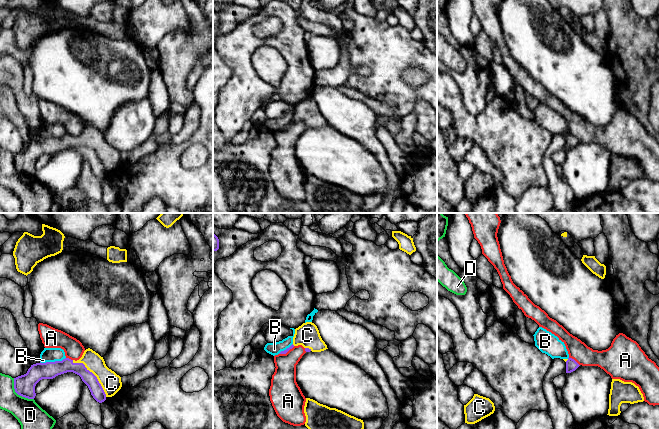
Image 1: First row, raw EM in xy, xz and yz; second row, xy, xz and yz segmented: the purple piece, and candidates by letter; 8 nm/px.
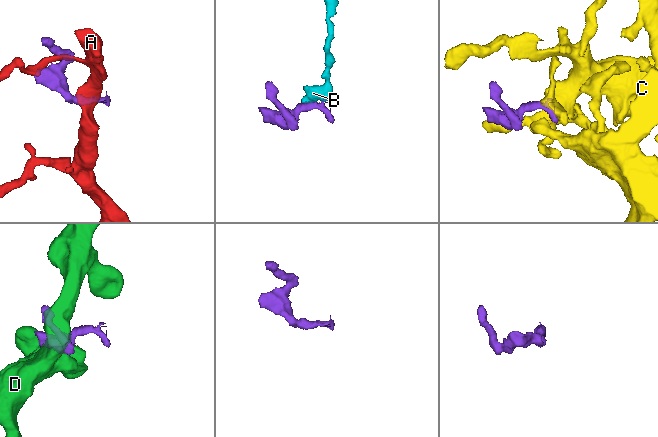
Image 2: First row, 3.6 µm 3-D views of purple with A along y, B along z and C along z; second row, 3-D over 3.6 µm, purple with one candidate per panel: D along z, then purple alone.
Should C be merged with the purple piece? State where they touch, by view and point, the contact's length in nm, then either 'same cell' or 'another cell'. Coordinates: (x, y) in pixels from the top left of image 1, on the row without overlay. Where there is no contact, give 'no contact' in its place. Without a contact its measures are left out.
xy (94, 151) | 400 nm | same cell

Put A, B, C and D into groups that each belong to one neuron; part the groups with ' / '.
A / B / C / D

